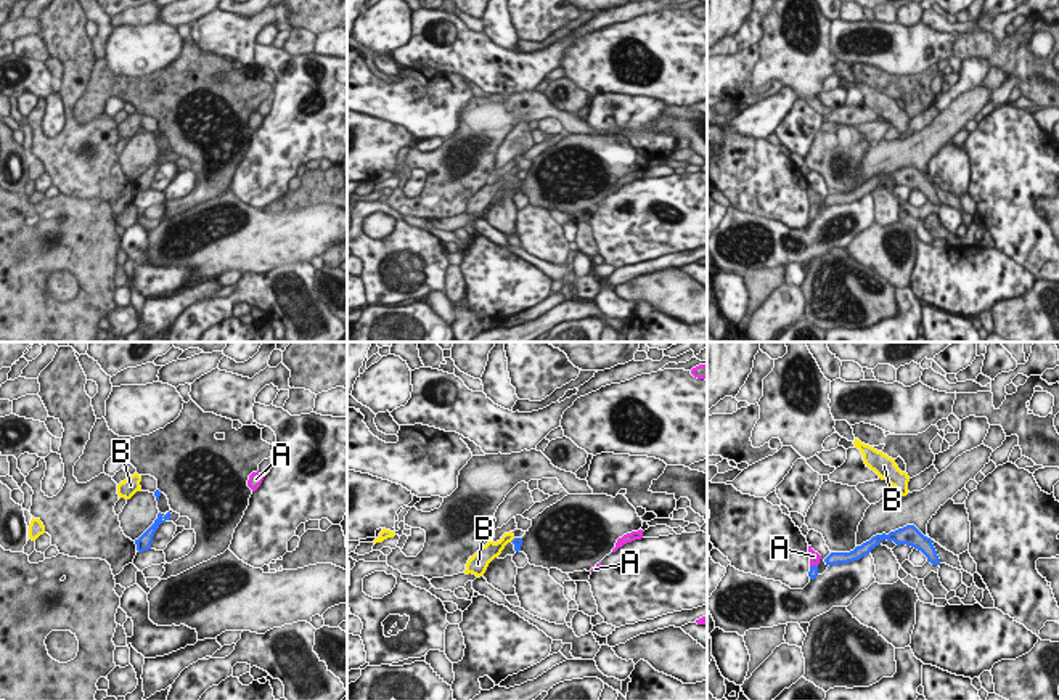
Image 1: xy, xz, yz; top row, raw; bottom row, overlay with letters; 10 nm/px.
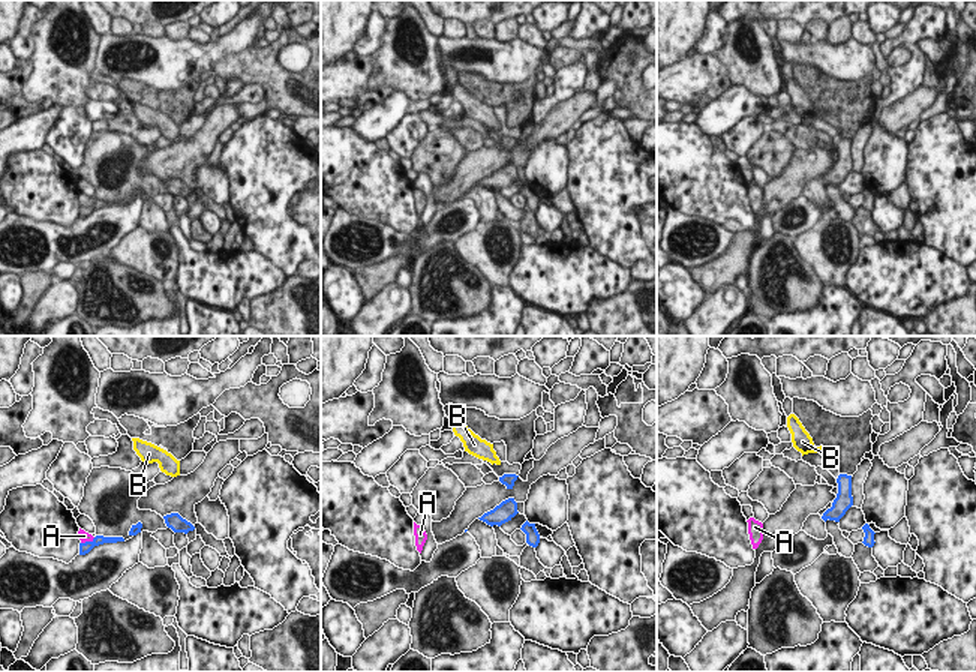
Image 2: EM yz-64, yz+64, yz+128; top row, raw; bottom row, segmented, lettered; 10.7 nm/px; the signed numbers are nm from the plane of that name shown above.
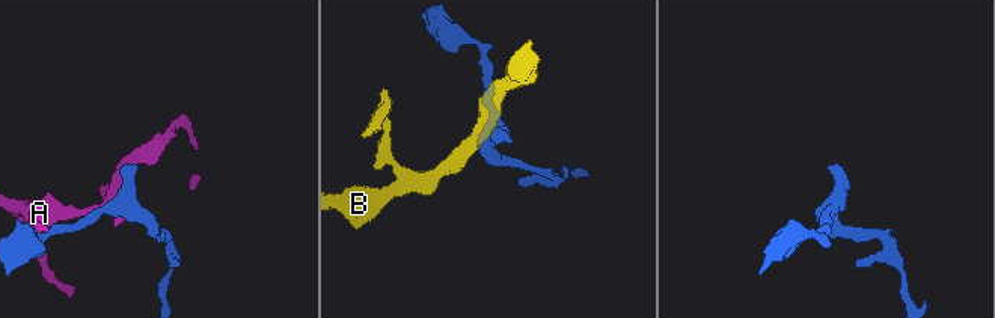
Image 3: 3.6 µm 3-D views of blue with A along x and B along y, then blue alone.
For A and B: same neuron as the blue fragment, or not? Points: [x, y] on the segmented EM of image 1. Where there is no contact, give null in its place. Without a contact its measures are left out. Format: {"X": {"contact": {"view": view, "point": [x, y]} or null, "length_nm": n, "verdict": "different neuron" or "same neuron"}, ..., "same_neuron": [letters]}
{"A": {"contact": {"view": "yz", "point": [813, 565]}, "length_nm": 90, "verdict": "different neuron"}, "B": {"contact": {"view": "xz", "point": [513, 540]}, "length_nm": 70, "verdict": "same neuron"}, "same_neuron": ["B"]}

